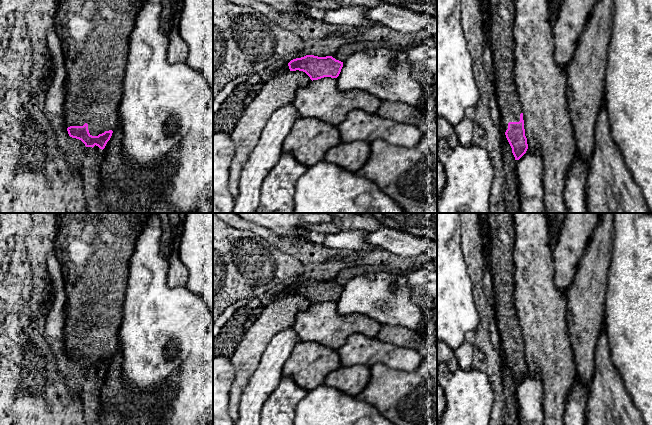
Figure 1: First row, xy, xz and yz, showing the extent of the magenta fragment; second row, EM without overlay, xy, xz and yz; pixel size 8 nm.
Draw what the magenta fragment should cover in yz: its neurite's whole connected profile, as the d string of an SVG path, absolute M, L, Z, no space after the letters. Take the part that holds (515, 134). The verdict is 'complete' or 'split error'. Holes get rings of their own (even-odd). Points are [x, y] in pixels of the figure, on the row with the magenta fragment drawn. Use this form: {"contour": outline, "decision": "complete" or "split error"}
{"contour": "M488 0L490 13L490 48L494 65L494 87L501 125L515 160L527 151L524 120L515 82L514 0Z", "decision": "split error"}

